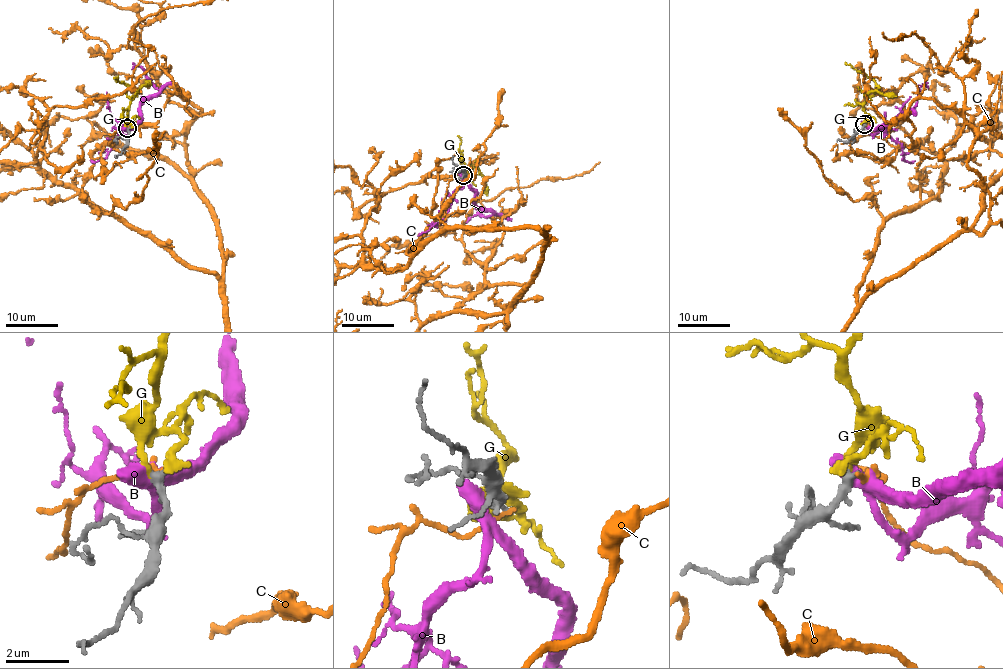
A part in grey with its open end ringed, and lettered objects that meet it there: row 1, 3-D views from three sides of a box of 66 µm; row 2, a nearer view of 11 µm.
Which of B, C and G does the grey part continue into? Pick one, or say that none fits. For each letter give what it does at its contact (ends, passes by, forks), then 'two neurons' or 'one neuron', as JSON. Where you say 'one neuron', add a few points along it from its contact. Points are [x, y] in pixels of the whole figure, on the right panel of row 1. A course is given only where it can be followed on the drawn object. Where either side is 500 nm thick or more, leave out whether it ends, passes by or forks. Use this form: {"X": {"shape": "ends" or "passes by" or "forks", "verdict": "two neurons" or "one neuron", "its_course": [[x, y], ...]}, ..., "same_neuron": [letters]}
{"B": {"shape": "passes by", "verdict": "two neurons"}, "C": {"shape": "ends", "verdict": "two neurons"}, "G": {"shape": "ends", "verdict": "one neuron", "its_course": [[863, 125], [863, 102], [877, 87], [845, 62]]}, "same_neuron": ["G"]}

